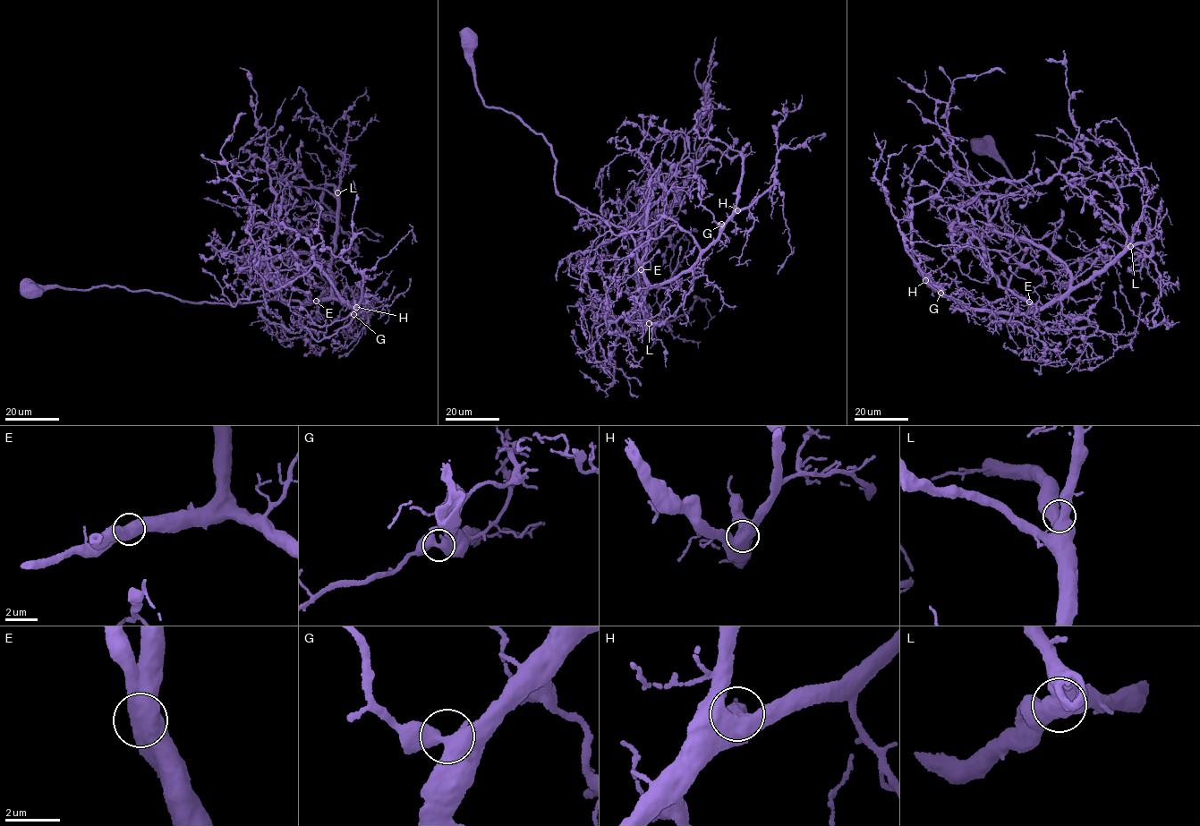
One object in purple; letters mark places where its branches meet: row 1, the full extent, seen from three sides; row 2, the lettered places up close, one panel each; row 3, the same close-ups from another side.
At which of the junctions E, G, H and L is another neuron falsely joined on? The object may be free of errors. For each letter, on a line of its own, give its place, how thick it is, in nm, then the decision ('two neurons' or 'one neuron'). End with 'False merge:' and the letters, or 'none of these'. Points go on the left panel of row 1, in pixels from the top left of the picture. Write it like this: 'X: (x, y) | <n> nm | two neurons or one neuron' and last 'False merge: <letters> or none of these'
E: (316, 301) | 750 nm | one neuron
G: (353, 314) | 600 nm | one neuron
H: (356, 307) | 650 nm | one neuron
L: (337, 192) | 600 nm | one neuron
False merge: none of these

